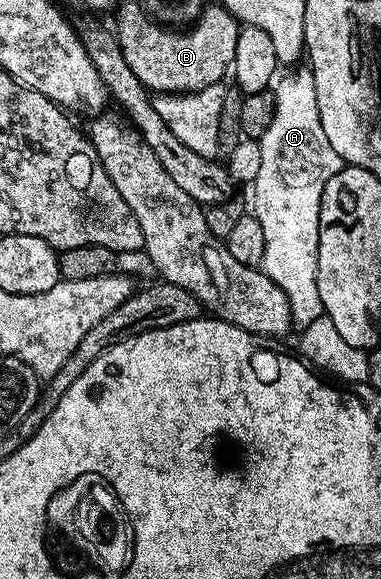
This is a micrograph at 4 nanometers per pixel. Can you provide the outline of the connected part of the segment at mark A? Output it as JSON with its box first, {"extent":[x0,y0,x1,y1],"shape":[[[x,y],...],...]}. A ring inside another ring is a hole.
{"extent":[253,69,345,328],"shape":[[[310,69],[295,71],[292,75],[280,74],[273,83],[275,112],[269,129],[258,138],[261,151],[261,169],[253,182],[255,207],[253,213],[265,229],[265,253],[261,270],[285,293],[291,310],[291,322],[305,328],[323,314],[321,293],[317,293],[317,257],[319,256],[319,210],[321,197],[329,177],[345,166],[342,157],[329,145],[325,129],[321,127],[321,113],[317,109],[317,93]]]}

